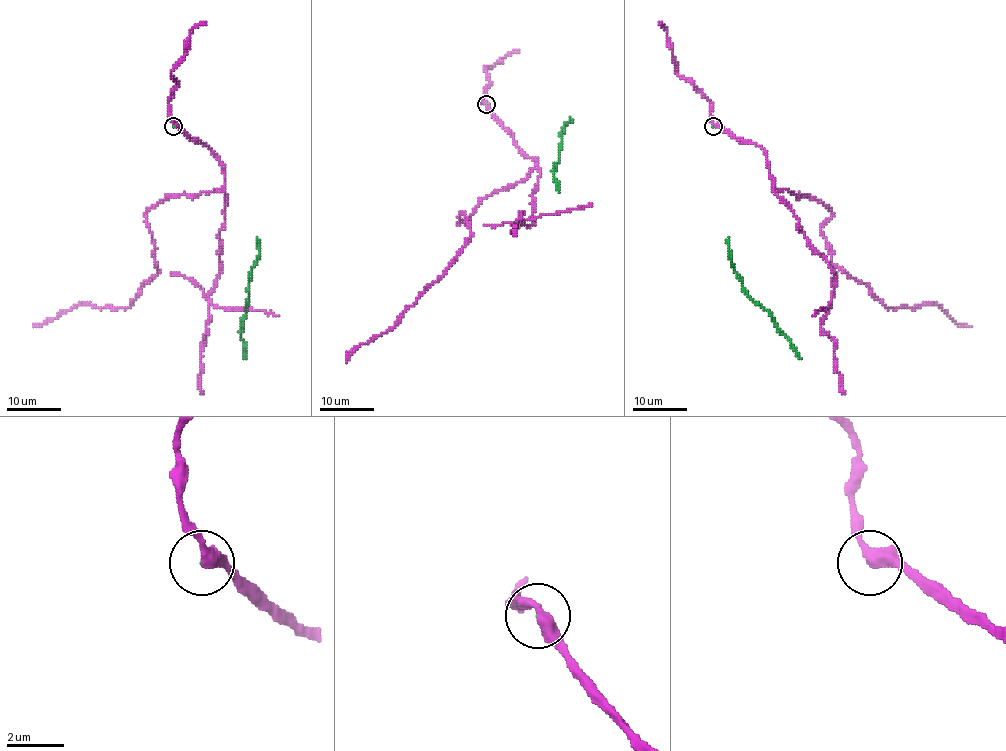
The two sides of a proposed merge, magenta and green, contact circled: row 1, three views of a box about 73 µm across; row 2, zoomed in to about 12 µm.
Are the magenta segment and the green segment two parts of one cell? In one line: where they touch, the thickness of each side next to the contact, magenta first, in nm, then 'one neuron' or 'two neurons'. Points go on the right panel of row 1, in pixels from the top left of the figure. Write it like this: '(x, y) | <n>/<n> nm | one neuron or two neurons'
(713, 126) | 400/20 nm | two neurons

